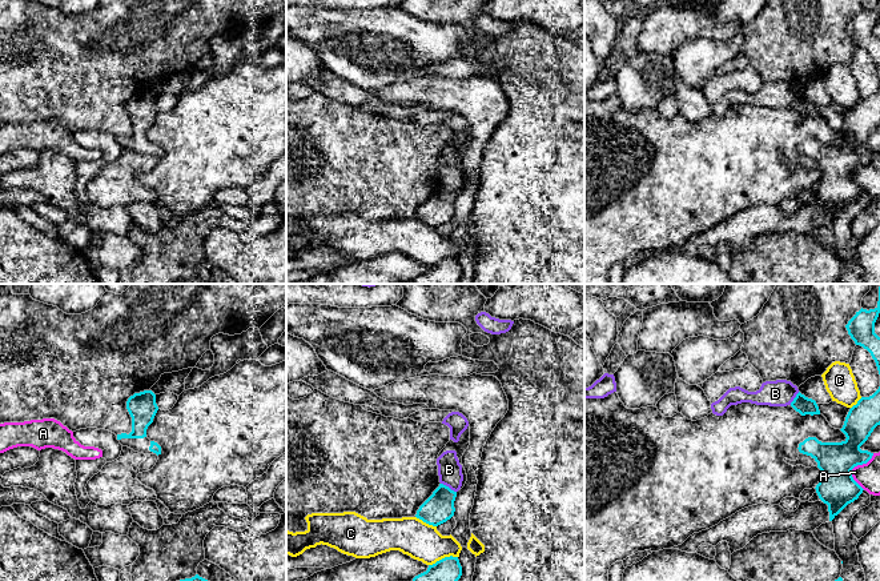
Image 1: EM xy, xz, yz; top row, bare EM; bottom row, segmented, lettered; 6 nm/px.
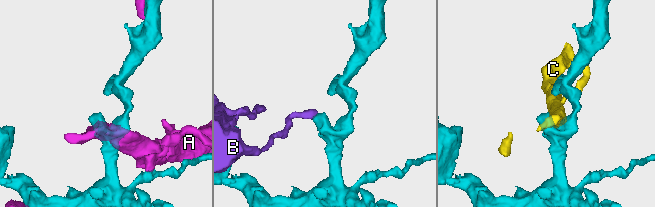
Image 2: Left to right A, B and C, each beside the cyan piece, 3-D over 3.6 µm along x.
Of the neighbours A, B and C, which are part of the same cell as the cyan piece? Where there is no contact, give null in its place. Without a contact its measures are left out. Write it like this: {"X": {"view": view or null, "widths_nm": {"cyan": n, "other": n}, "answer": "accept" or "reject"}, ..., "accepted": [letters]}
{"A": {"view": "yz", "widths_nm": {"cyan": 220, "other": 150}, "answer": "reject"}, "B": {"view": "xz", "widths_nm": {"cyan": 180, "other": 140}, "answer": "reject"}, "C": {"view": "xz", "widths_nm": {"cyan": 200, "other": 220}, "answer": "reject"}, "accepted": []}

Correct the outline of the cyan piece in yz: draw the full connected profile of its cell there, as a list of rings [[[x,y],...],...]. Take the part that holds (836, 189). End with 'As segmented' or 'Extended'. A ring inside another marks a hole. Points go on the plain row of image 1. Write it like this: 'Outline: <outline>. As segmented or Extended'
Outline: [[[880,88],[869,99],[861,99],[853,107],[840,131],[845,136],[841,144],[821,144],[808,139],[799,145],[799,153],[811,157],[821,172],[816,187],[819,200],[828,207],[832,223],[848,205],[863,195],[863,189],[853,181],[851,172],[867,165],[873,155],[861,152],[873,131],[880,127]]]. As segmented

